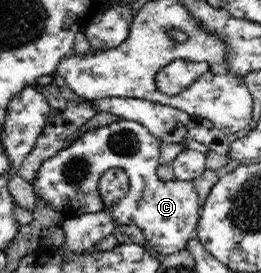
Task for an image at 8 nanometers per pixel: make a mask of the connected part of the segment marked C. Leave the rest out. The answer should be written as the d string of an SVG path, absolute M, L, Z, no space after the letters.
M123 118L120 121L105 126L87 130L68 146L61 149L54 157L43 162L38 170L32 187L36 195L45 202L51 204L64 220L75 218L85 213L107 212L105 199L100 194L100 180L109 169L121 169L126 172L130 179L128 194L119 200L114 208L115 221L117 224L136 224L143 231L150 247L157 249L161 254L173 254L186 248L189 238L196 235L198 218L202 209L197 199L197 191L192 181L169 180L164 182L157 176L157 167L160 165L160 144L156 136L153 136L145 126L132 119Z

